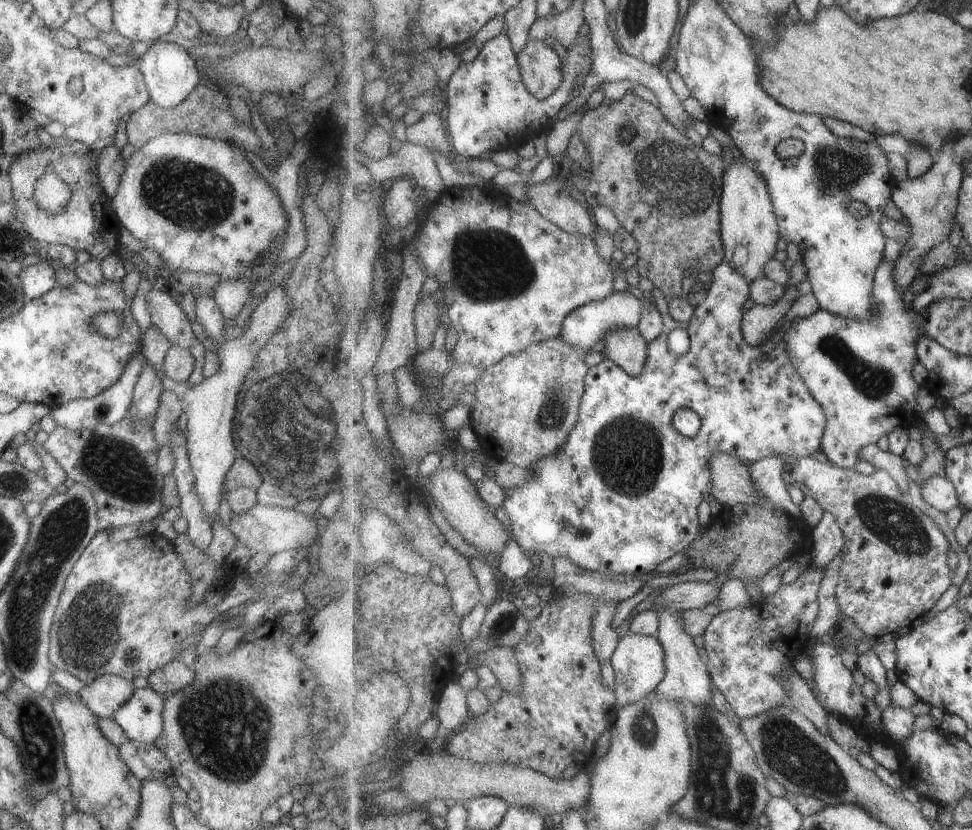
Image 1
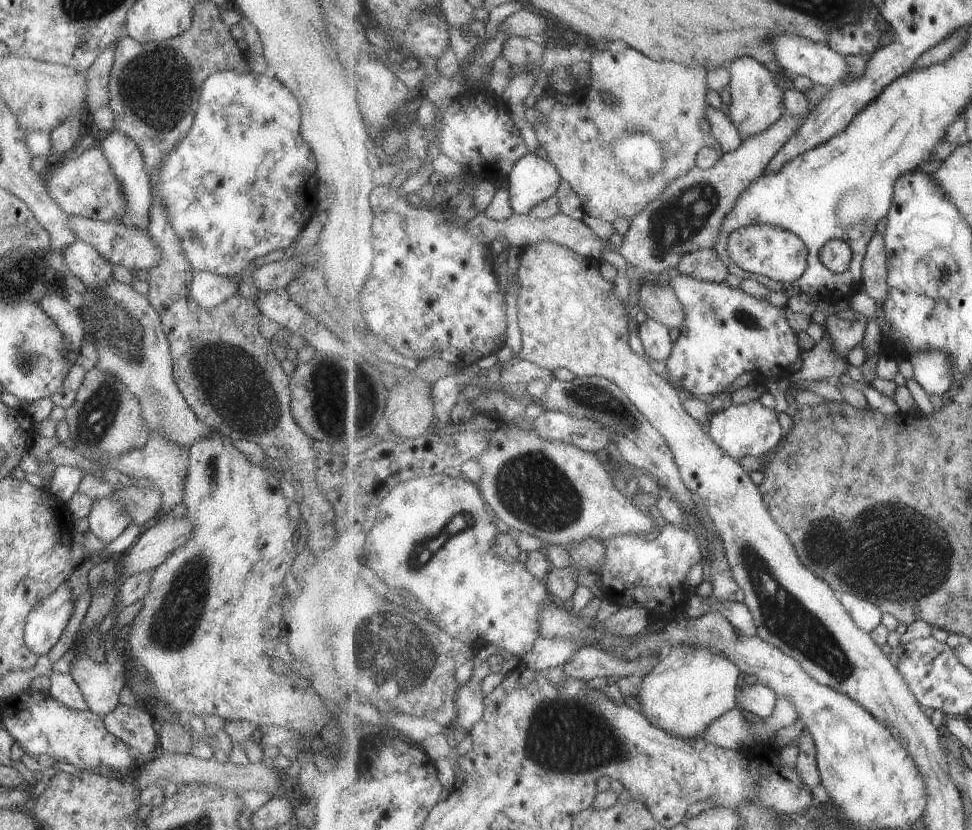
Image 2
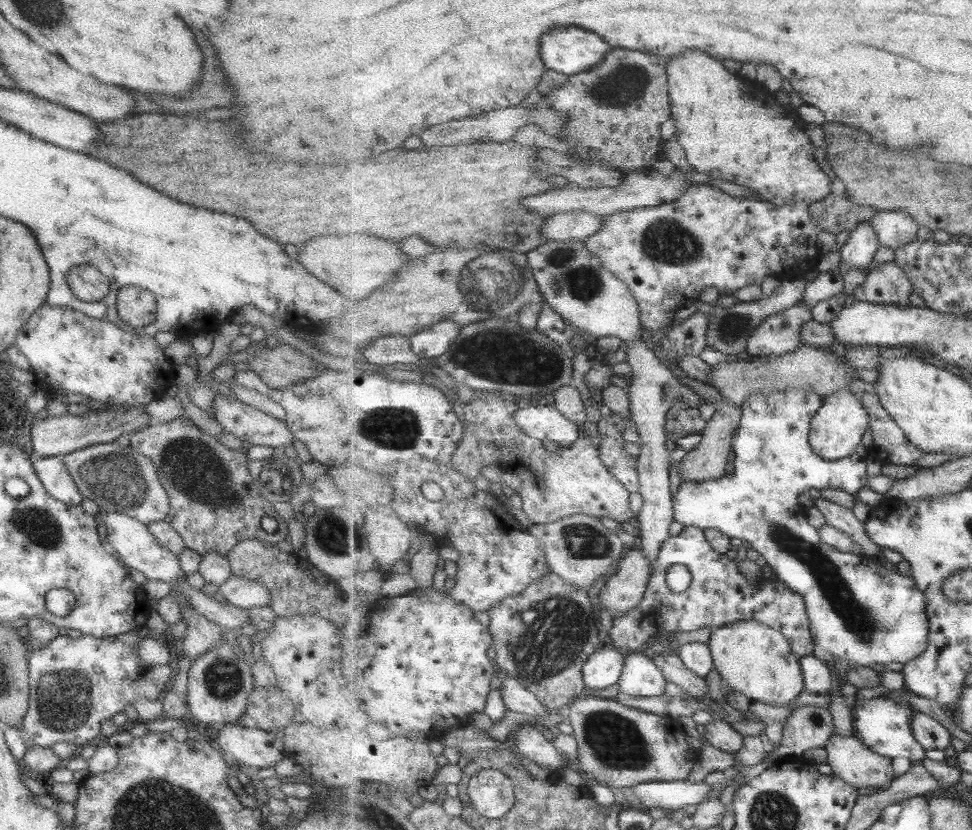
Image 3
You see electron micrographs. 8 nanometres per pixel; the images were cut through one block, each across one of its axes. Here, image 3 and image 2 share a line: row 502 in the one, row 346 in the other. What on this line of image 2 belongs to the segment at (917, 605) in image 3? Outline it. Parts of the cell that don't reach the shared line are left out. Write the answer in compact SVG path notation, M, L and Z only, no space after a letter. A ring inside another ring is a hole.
M683 274L675 278L657 276L675 289L686 309L674 351L665 364L670 376L680 382L687 394L718 395L728 391L745 373L752 373L763 386L767 378L789 378L789 370L803 350L787 320L785 306L773 306L769 300L751 296L741 286L733 288L725 282L700 281Z

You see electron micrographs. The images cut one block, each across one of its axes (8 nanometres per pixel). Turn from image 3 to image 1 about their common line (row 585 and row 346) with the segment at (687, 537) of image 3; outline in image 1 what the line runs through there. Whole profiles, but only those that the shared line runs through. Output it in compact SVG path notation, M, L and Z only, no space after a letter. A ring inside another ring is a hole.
M723 261L719 268L714 270L713 278L708 284L707 296L701 303L696 305L694 317L690 320L688 331L691 335L691 348L687 354L677 356L669 350L669 334L661 333L659 338L648 343L649 356L645 370L639 376L631 376L622 366L613 362L612 359L605 358L595 366L592 366L585 379L586 391L579 411L579 422L571 431L568 440L558 452L553 452L548 458L539 460L537 464L529 466L533 472L531 482L519 488L511 488L507 492L507 500L503 502L502 509L507 513L514 539L528 551L545 552L552 557L559 556L568 558L581 569L595 570L603 575L609 576L636 576L649 577L655 574L655 568L662 562L673 558L681 550L690 547L691 543L701 534L701 524L699 524L699 514L697 506L703 502L703 494L711 493L711 482L713 482L713 472L709 468L709 460L713 454L731 454L742 459L748 464L760 461L772 454L787 454L794 457L807 457L815 450L821 449L821 440L826 432L829 420L823 410L823 404L813 396L807 382L801 376L797 366L793 364L787 342L785 342L785 332L791 328L794 319L785 319L771 332L771 336L761 346L751 346L742 331L742 320L745 310L743 304L750 298L750 282L731 266L731 262ZM689 407L701 416L702 424L699 434L695 438L687 438L678 431L674 425L674 416L679 408Z

